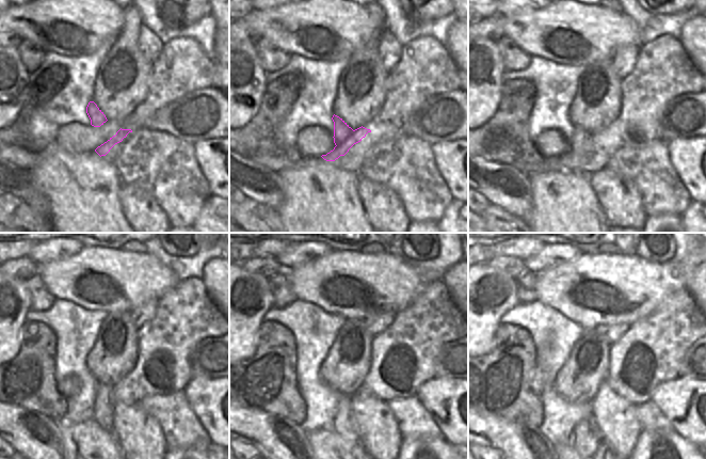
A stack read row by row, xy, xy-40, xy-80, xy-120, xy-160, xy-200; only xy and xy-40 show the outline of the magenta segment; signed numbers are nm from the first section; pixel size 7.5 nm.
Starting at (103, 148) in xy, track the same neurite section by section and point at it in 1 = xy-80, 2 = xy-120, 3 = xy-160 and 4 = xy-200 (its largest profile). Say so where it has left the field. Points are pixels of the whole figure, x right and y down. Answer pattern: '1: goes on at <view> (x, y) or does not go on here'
1: goes on at xy-80 (581, 141)
2: goes on at xy-120 (105, 397)
3: goes on at xy-160 (342, 424)
4: goes on at xy-200 (584, 440)

